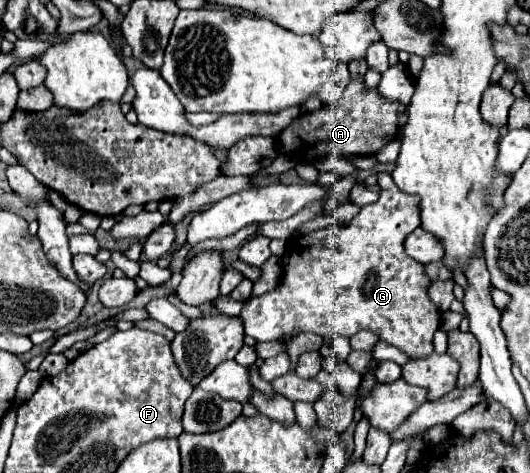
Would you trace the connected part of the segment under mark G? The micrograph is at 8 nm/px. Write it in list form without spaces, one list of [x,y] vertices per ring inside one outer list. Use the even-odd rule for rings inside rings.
[[[377,174],[377,180],[379,180],[379,186],[381,186],[379,200],[375,204],[369,204],[369,206],[361,208],[361,212],[349,224],[333,224],[333,226],[327,226],[323,230],[315,230],[315,232],[309,232],[309,234],[303,234],[303,236],[295,236],[295,238],[291,236],[287,240],[287,248],[285,248],[285,254],[283,254],[283,276],[281,276],[279,284],[271,292],[265,292],[261,296],[251,296],[249,300],[245,300],[245,306],[243,306],[241,314],[239,314],[239,318],[243,322],[245,334],[253,336],[257,342],[271,342],[271,340],[281,340],[281,338],[287,338],[287,336],[293,336],[293,334],[303,334],[303,332],[317,334],[317,336],[323,336],[323,338],[335,338],[335,336],[351,338],[353,334],[357,334],[361,330],[371,330],[371,332],[379,334],[381,340],[385,340],[391,346],[399,348],[401,352],[409,354],[411,360],[417,360],[417,358],[433,354],[433,334],[439,328],[441,312],[439,312],[437,304],[427,294],[427,290],[431,286],[431,280],[425,274],[425,266],[419,264],[417,260],[413,260],[411,256],[407,256],[407,252],[403,248],[405,238],[421,224],[421,218],[419,218],[419,198],[413,196],[413,194],[401,192],[389,174]]]

